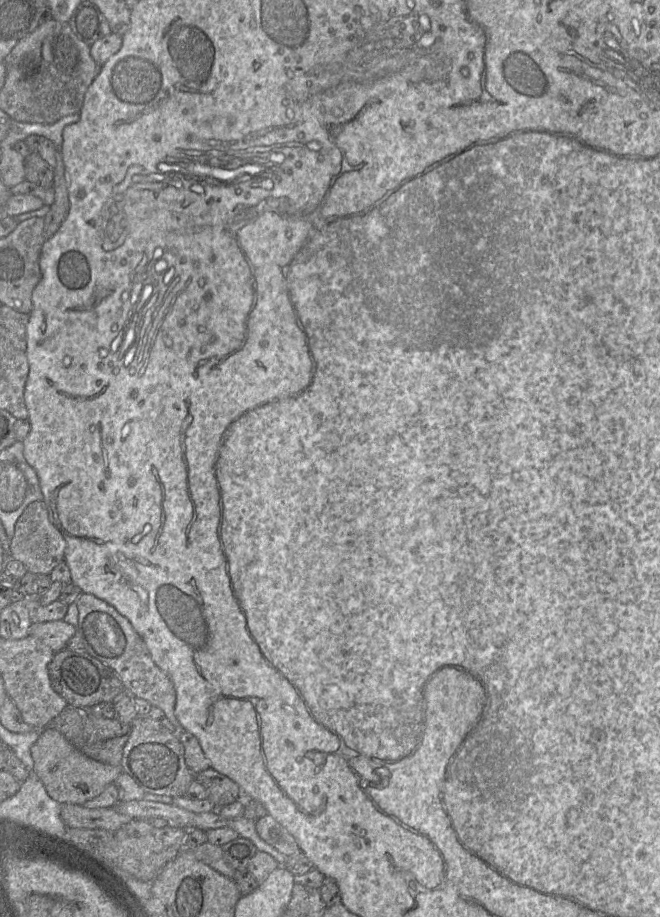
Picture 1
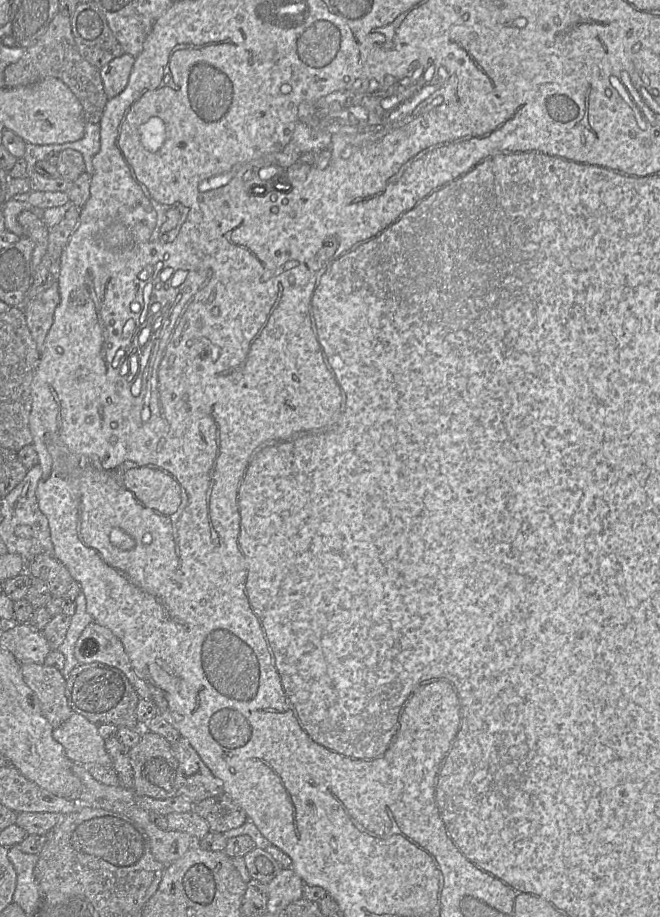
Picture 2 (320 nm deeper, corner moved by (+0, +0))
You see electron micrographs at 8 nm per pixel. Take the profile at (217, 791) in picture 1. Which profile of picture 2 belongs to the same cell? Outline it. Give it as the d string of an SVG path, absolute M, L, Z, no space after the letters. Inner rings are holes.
M226 793L204 799L195 804L193 812L207 822L211 832L225 833L248 821L245 811Z

